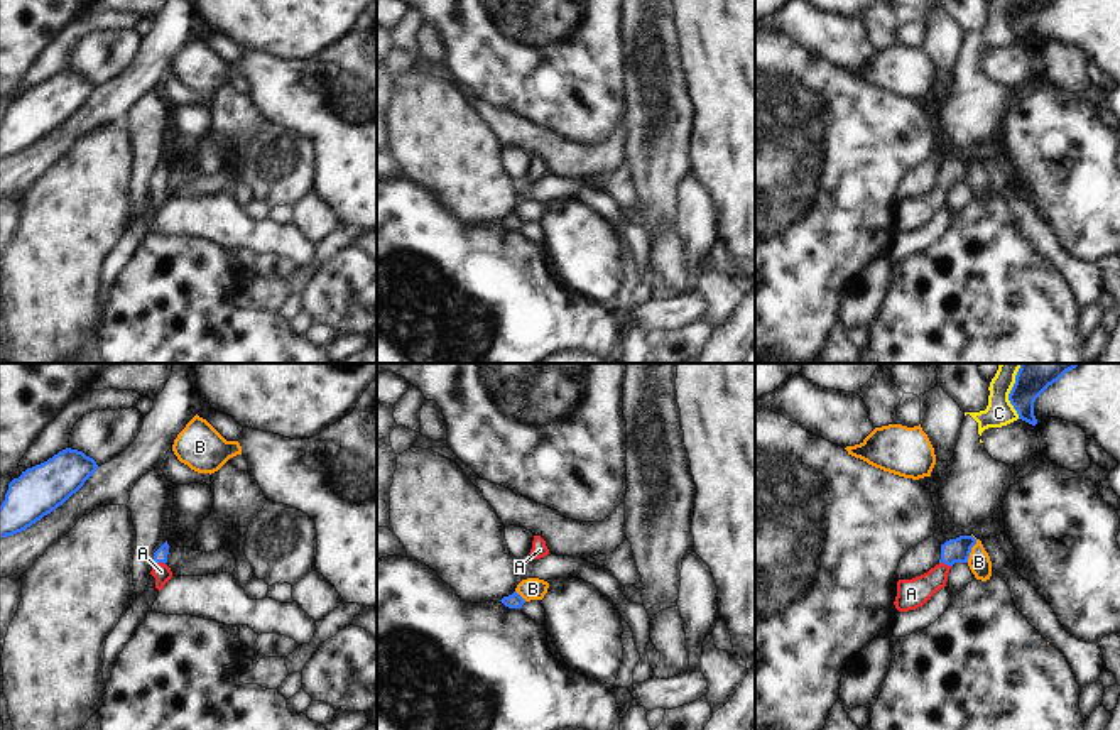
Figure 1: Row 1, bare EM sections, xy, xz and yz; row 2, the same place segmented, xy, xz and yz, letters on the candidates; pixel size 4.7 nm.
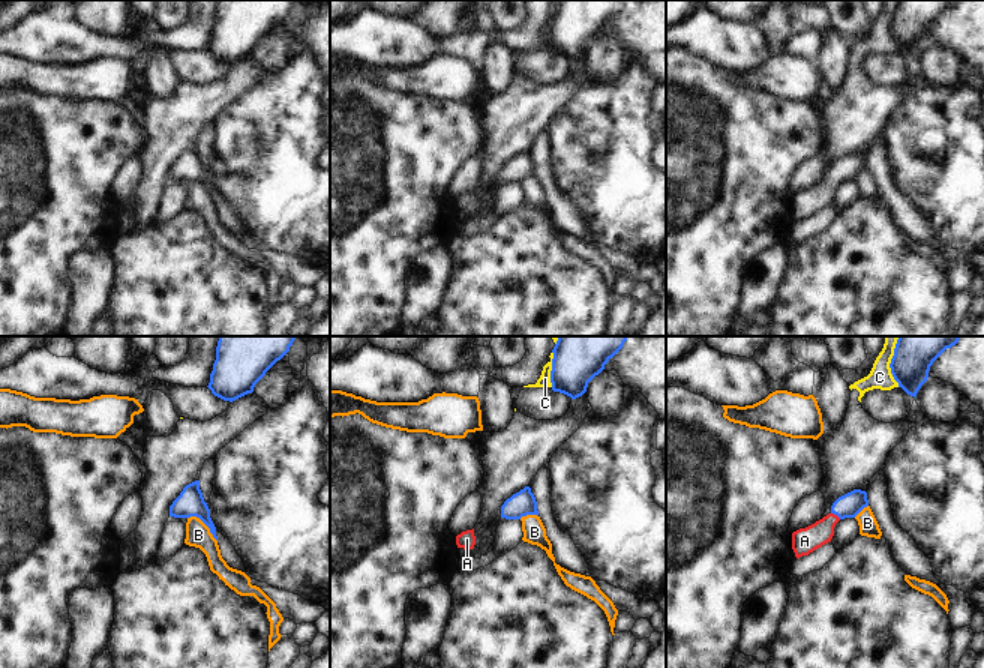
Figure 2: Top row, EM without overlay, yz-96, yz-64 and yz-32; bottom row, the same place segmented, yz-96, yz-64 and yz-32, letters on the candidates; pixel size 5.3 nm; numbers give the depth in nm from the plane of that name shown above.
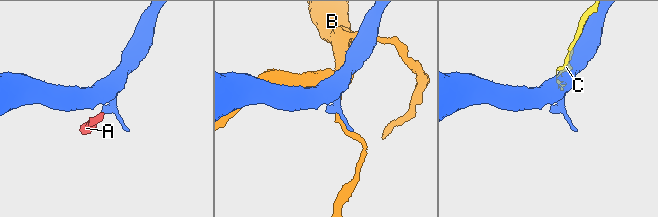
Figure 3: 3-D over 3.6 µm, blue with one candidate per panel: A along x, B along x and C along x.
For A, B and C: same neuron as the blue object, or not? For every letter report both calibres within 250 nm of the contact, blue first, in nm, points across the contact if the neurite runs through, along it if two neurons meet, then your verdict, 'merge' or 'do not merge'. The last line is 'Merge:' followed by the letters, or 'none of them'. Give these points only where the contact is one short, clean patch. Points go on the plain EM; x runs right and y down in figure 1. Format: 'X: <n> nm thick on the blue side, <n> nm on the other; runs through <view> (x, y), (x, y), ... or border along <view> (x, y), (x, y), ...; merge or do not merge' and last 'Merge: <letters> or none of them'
A: 60 nm thick on the blue side, 90 nm on the other; runs through xy (161, 176), (159, 183), (161, 193); merge
B: 120 nm thick on the blue side, 110 nm on the other; do not merge
C: 130 nm thick on the blue side, 130 nm on the other; do not merge
Merge: A

